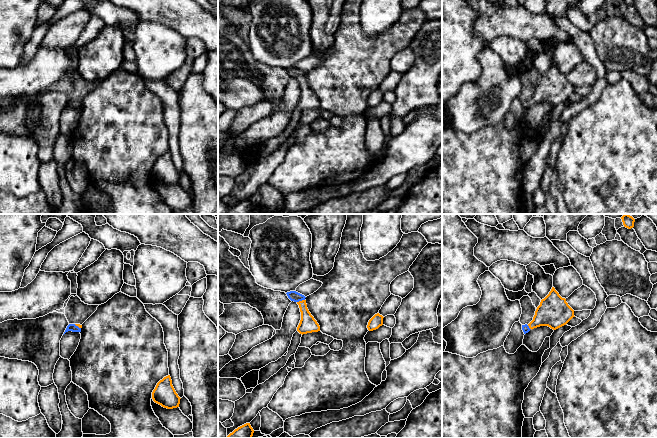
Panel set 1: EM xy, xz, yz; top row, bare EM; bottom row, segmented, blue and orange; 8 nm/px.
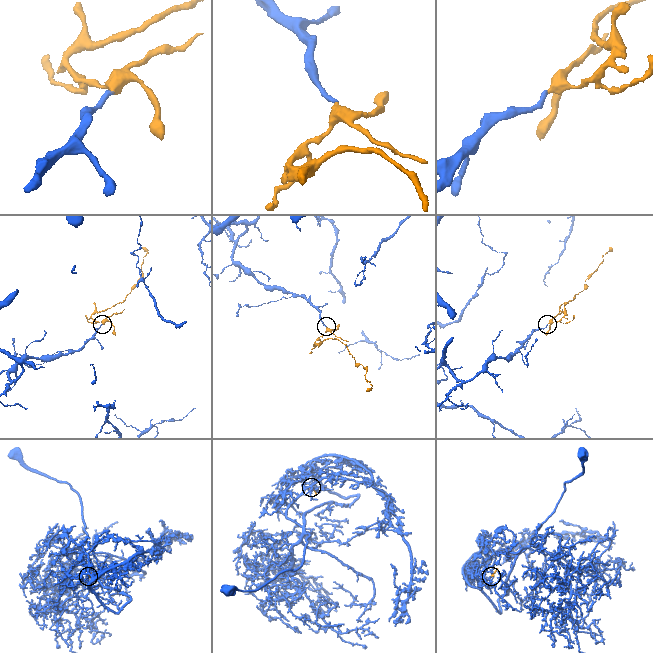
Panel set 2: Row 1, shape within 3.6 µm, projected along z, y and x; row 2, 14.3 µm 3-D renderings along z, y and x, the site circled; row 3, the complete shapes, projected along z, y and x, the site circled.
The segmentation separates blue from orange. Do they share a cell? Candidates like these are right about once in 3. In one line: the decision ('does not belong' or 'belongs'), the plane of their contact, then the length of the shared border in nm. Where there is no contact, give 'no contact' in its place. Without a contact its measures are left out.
belongs; meets blue in xz; contact 70 nm long

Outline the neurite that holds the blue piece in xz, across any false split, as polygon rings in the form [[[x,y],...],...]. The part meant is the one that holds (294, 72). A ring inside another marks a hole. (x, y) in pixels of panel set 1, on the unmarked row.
[[[290,67],[290,68],[287,68],[286,70],[288,74],[291,77],[296,78],[300,84],[301,96],[297,103],[297,107],[302,111],[320,107],[319,100],[314,95],[314,93],[311,91],[311,89],[309,88],[307,84],[307,80],[305,76],[306,73],[296,67]]]

